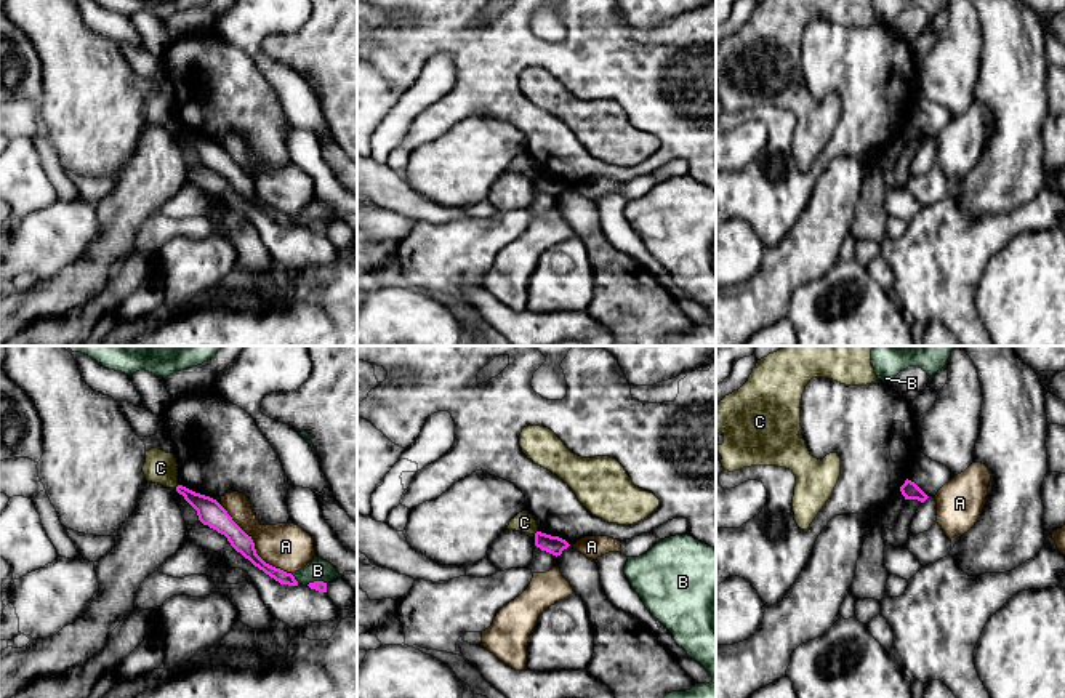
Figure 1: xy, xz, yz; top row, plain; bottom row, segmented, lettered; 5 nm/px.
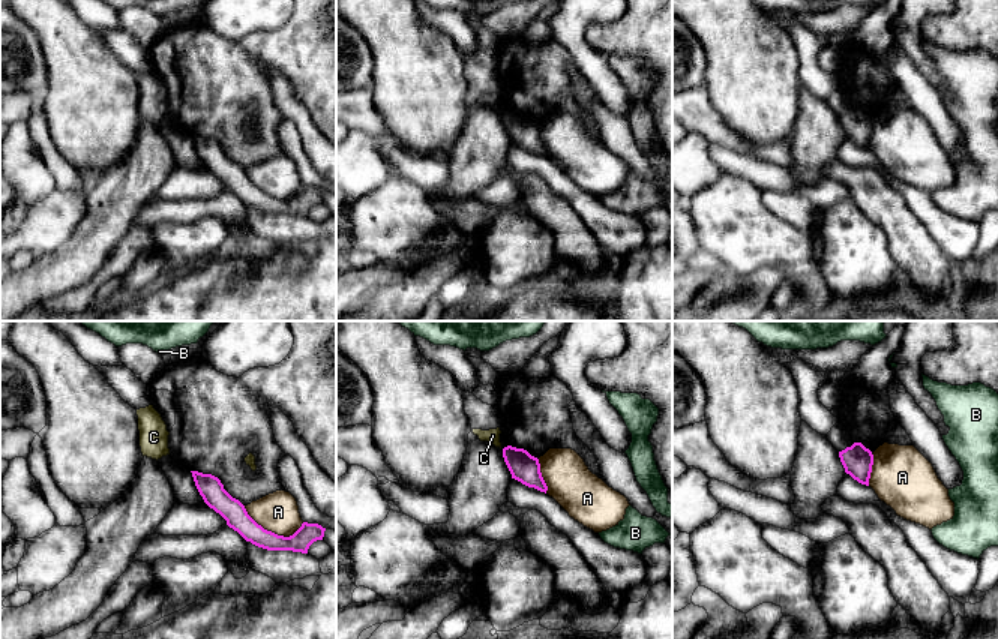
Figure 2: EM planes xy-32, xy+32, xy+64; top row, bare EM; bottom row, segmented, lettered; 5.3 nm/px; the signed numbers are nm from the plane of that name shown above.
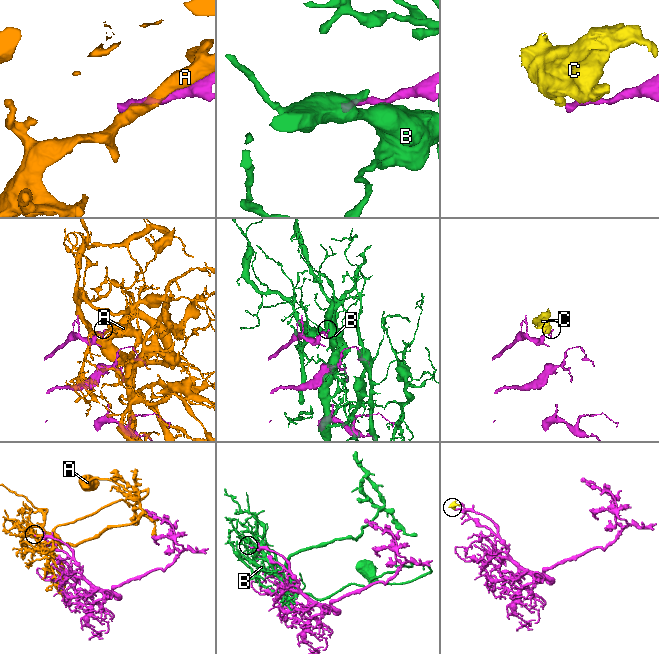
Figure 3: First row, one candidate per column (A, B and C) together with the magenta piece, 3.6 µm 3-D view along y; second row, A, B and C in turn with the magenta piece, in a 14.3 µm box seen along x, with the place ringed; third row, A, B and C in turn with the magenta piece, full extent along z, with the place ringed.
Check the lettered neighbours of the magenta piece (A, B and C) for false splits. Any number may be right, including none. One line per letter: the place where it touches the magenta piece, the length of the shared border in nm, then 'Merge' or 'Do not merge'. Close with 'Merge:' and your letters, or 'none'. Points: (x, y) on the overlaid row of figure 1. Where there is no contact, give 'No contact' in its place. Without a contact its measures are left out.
A: Touches magenta at xy (253, 545). Shared border 500 nm. Do not merge
B: Touches magenta at xy (316, 581). Shared border 110 nm. Do not merge
C: No contact. Do not merge
Merge: none

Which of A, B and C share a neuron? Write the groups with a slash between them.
A / B / C

